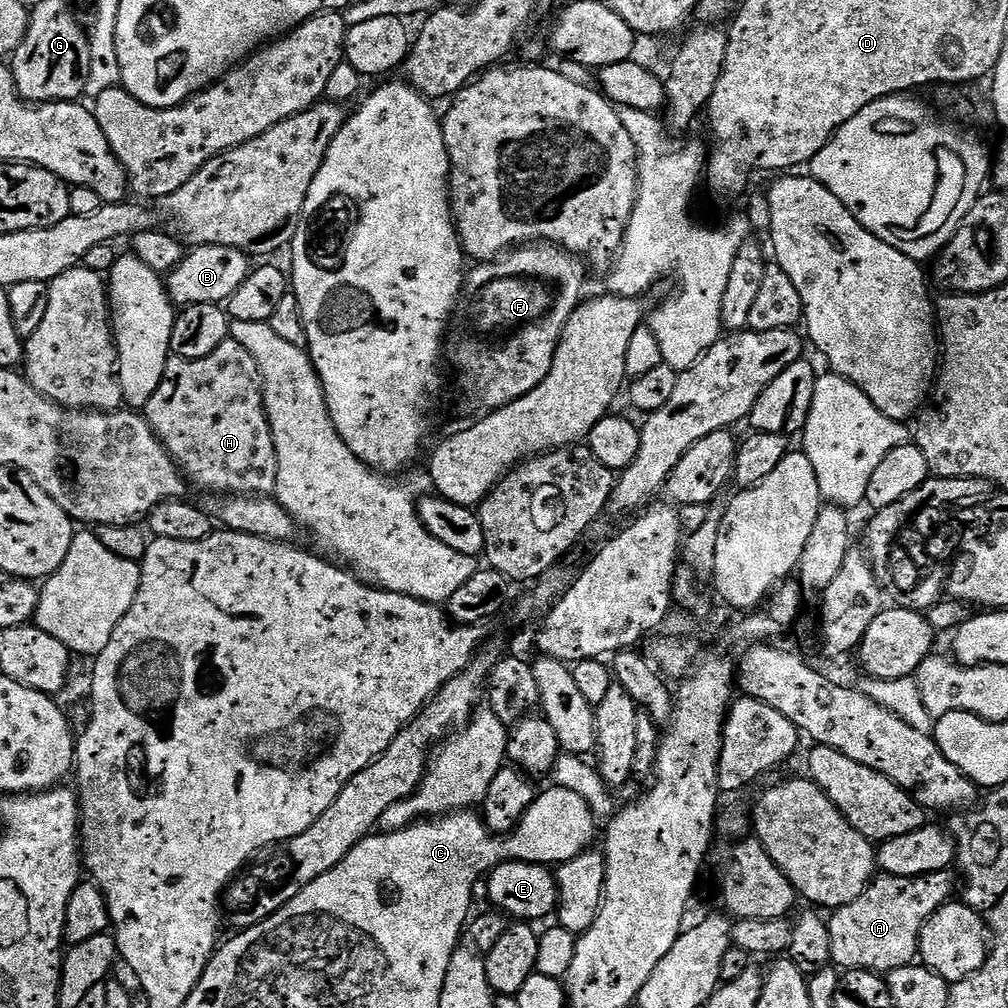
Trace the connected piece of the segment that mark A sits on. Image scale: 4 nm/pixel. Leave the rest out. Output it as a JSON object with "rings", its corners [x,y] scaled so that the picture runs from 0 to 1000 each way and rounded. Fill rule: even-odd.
{"rings":[[[931,863],[918,869],[882,869],[873,867],[861,878],[861,882],[847,895],[828,902],[821,913],[823,923],[823,944],[825,956],[833,962],[859,962],[880,966],[898,960],[910,951],[913,943],[913,924],[915,919],[931,902],[941,896],[950,885],[950,869],[944,863]]]}

